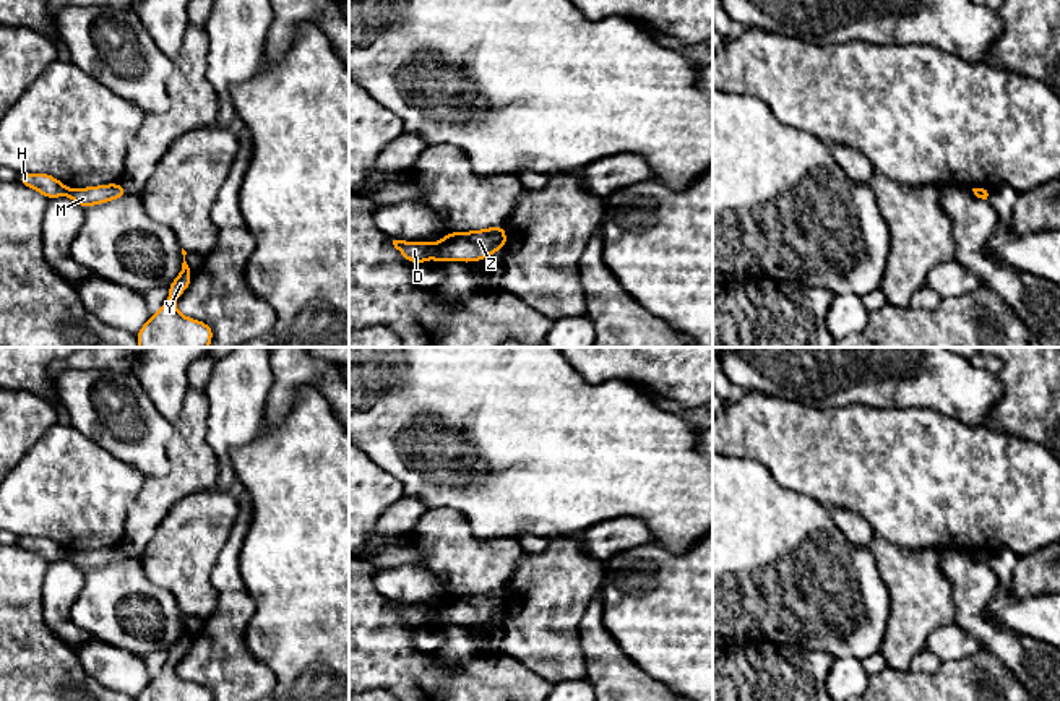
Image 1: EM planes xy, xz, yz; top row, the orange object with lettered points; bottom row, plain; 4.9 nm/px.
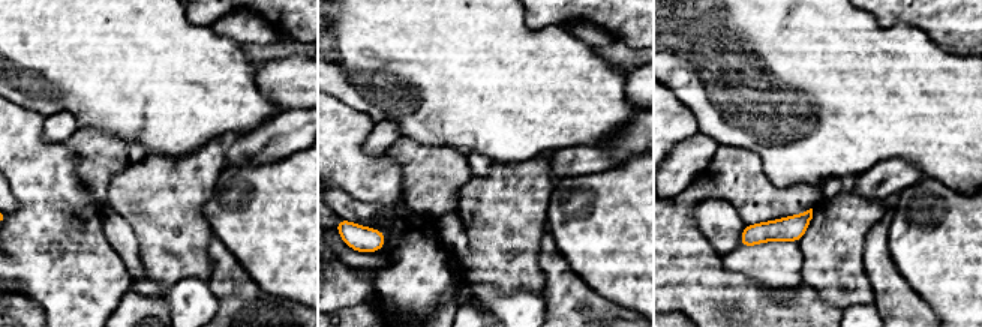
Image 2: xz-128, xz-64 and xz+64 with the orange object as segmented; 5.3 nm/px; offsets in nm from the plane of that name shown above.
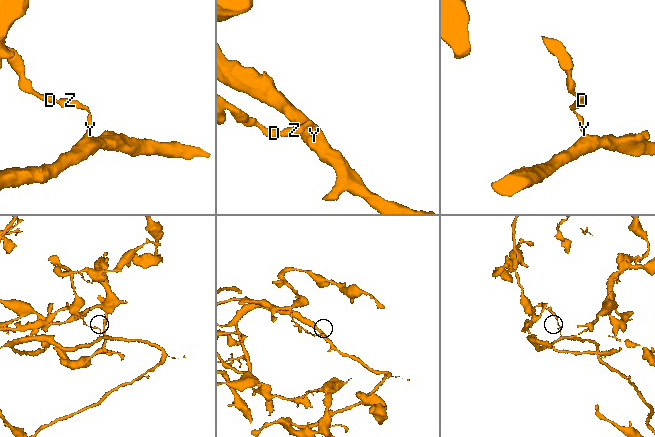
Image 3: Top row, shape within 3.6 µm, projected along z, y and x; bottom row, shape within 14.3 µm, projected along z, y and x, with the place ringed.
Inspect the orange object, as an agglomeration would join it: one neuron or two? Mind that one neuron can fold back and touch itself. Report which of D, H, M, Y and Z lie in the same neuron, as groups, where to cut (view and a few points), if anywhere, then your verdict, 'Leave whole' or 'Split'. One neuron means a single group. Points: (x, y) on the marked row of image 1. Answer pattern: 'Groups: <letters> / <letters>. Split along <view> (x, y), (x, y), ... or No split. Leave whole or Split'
Groups: D H / M Y Z. Split along xz (435, 245), (430, 257). Split

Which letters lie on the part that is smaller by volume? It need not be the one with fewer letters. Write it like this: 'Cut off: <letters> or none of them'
Cut off: M, Y, Z

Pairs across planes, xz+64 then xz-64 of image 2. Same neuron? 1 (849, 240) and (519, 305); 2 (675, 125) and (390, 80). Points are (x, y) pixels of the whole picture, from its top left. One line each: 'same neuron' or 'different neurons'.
1: different neurons
2: different neurons

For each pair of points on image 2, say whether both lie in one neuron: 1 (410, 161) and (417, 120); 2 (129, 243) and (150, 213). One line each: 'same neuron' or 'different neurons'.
1: different neurons
2: different neurons

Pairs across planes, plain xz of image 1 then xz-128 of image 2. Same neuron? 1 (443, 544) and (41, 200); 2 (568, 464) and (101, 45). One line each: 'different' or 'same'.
1: different
2: same

